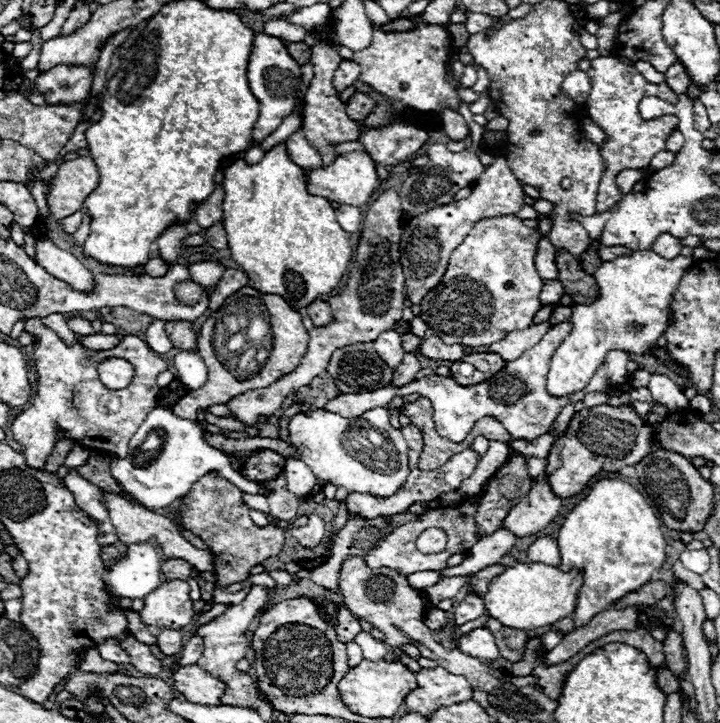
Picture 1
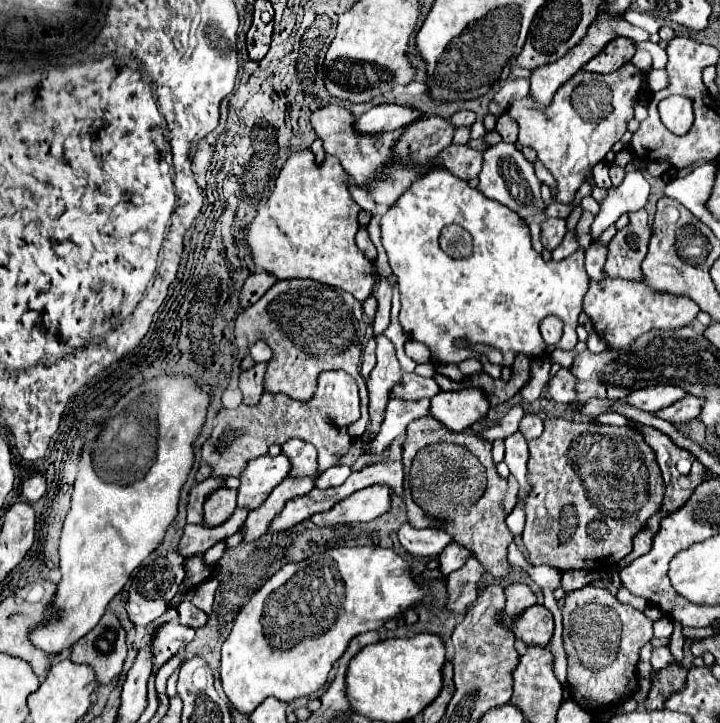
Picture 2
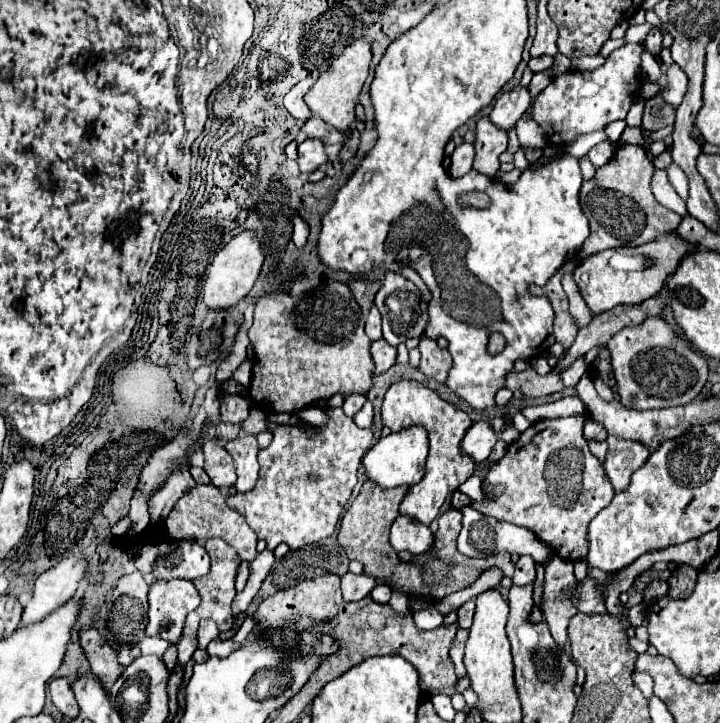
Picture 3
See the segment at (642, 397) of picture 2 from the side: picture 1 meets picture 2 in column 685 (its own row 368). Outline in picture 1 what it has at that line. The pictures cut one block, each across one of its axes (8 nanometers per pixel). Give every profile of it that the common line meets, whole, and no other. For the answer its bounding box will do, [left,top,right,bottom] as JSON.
[374,330,404,370]

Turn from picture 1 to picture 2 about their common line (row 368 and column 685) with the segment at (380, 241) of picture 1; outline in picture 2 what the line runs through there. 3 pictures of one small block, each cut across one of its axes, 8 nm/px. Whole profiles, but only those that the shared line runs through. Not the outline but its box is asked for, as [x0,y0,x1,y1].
[584,276,700,348]

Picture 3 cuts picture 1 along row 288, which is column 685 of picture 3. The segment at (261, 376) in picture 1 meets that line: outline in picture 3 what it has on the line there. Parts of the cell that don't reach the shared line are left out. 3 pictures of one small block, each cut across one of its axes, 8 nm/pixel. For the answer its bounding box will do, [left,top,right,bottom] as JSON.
[574,232,698,316]

